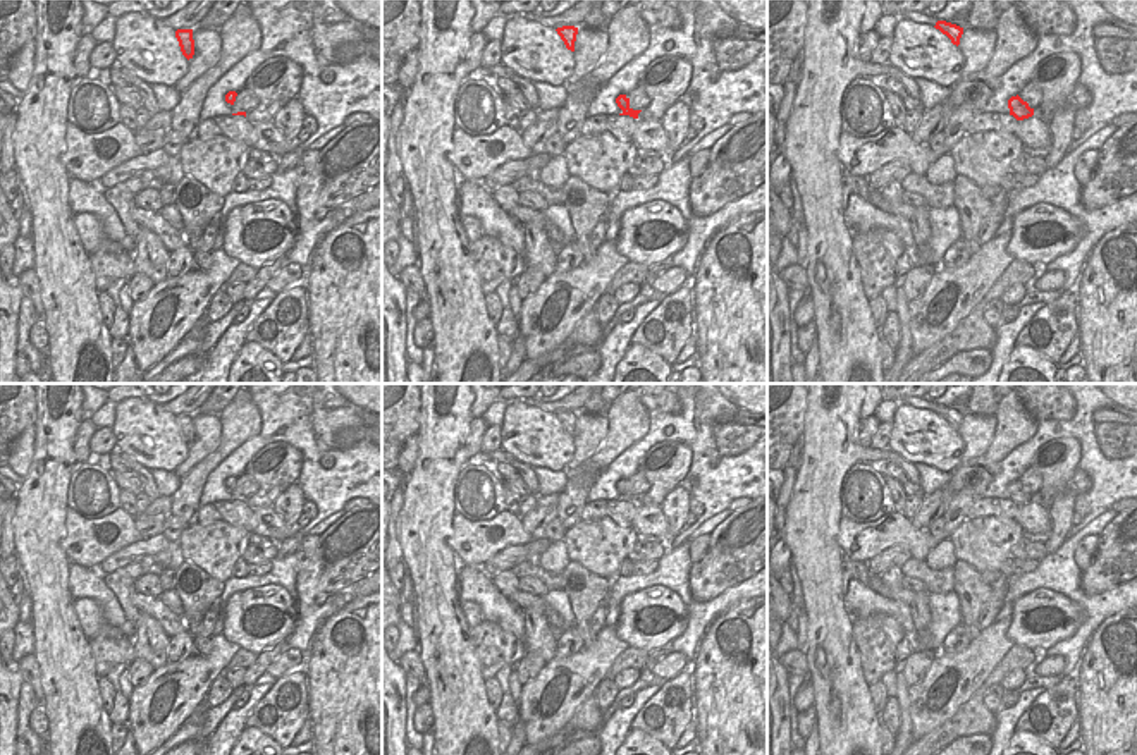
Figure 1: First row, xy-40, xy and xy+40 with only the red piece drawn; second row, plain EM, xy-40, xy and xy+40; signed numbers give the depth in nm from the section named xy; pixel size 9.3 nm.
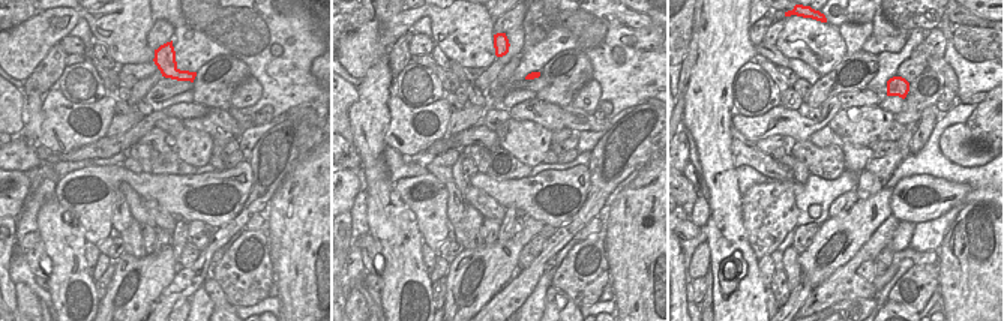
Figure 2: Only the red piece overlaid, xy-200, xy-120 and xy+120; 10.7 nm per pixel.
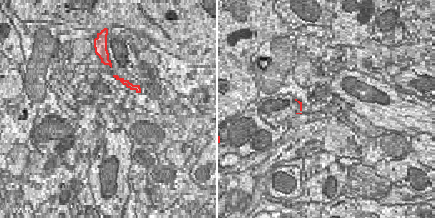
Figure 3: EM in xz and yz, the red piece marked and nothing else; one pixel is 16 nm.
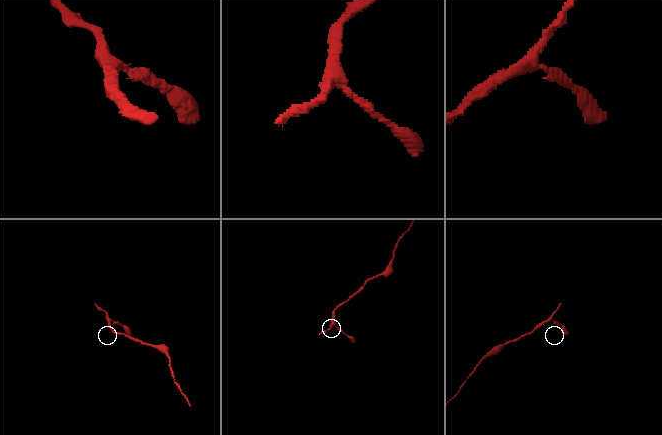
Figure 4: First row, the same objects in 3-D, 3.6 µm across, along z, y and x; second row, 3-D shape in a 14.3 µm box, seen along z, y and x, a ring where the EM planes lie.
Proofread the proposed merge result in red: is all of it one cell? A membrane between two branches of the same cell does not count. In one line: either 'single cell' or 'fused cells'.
single cell

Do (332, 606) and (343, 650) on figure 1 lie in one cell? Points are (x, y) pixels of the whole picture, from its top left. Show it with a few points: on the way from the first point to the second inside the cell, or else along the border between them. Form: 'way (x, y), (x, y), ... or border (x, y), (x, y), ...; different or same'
border (363, 595), (332, 613), (313, 633); different

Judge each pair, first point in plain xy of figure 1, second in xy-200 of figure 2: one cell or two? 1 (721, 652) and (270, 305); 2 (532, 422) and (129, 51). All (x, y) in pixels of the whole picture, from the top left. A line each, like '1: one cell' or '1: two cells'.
1: two cells
2: one cell

